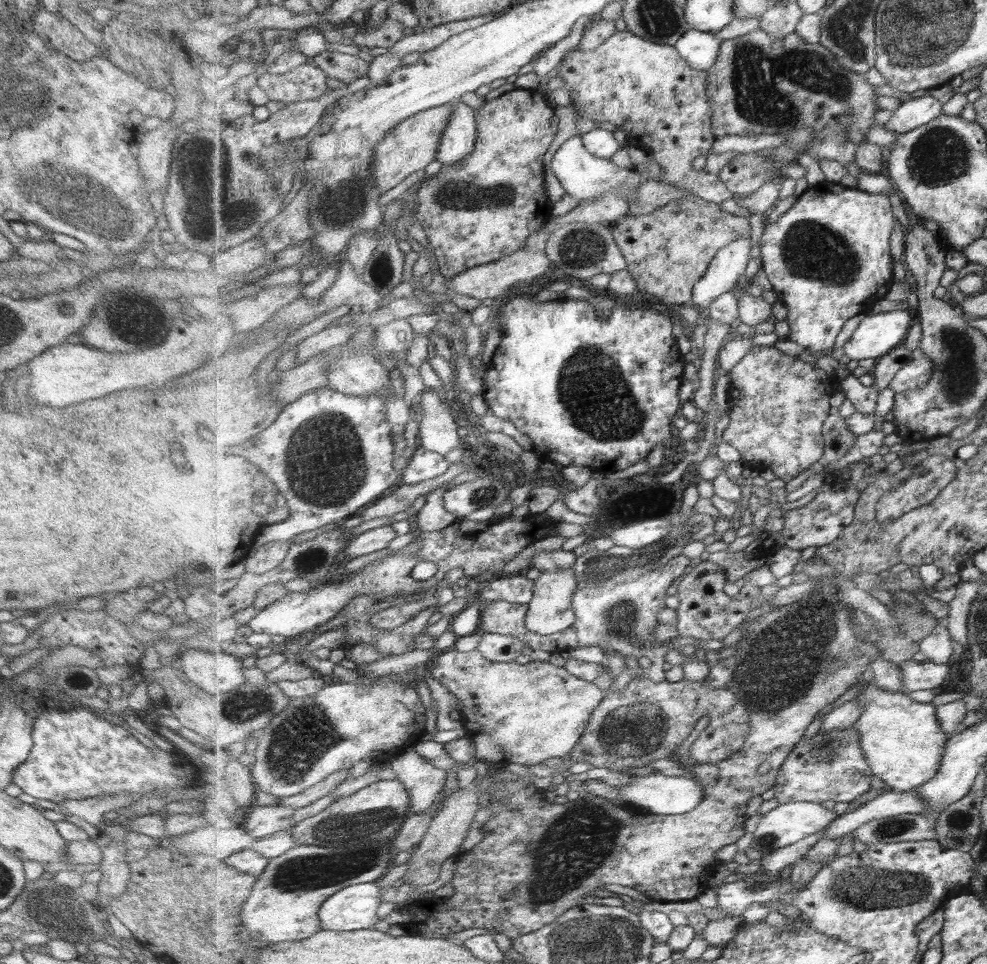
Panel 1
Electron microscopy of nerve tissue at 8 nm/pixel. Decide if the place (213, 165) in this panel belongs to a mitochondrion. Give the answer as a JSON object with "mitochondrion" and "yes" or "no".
{"mitochondrion":"yes"}

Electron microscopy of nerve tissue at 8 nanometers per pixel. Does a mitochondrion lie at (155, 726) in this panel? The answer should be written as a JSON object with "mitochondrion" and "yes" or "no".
{"mitochondrion":"no"}

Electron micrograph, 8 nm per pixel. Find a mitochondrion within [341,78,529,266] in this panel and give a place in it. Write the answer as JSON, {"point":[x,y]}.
{"point":[453,193]}

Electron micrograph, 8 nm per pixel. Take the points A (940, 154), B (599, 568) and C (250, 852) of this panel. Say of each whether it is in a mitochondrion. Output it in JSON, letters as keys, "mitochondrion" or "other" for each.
{"A":"mitochondrion","B":"mitochondrion","C":"other"}

